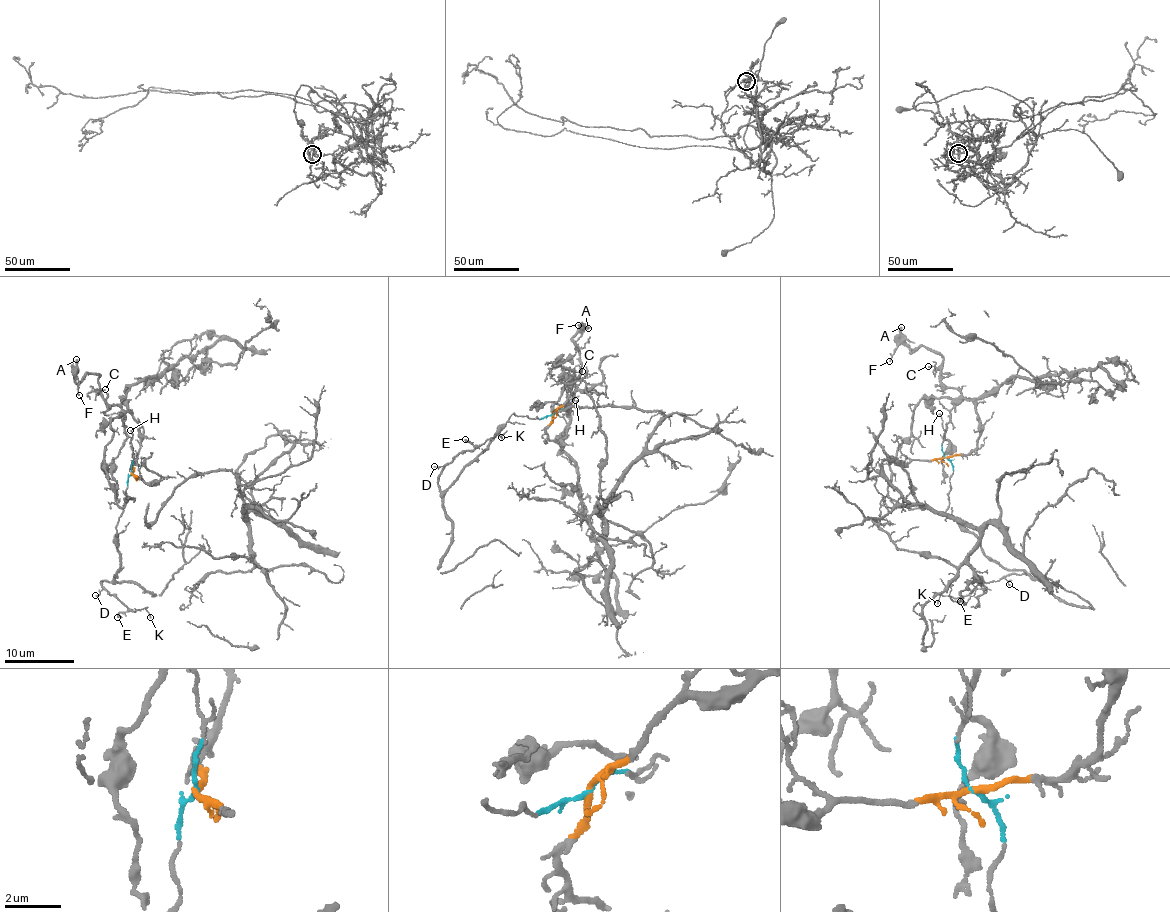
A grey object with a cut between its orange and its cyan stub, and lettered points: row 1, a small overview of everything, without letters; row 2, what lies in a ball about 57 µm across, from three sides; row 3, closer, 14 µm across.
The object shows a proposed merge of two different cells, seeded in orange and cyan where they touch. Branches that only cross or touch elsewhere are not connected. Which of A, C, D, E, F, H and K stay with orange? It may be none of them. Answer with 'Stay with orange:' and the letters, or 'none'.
Stay with orange: A, C, F

